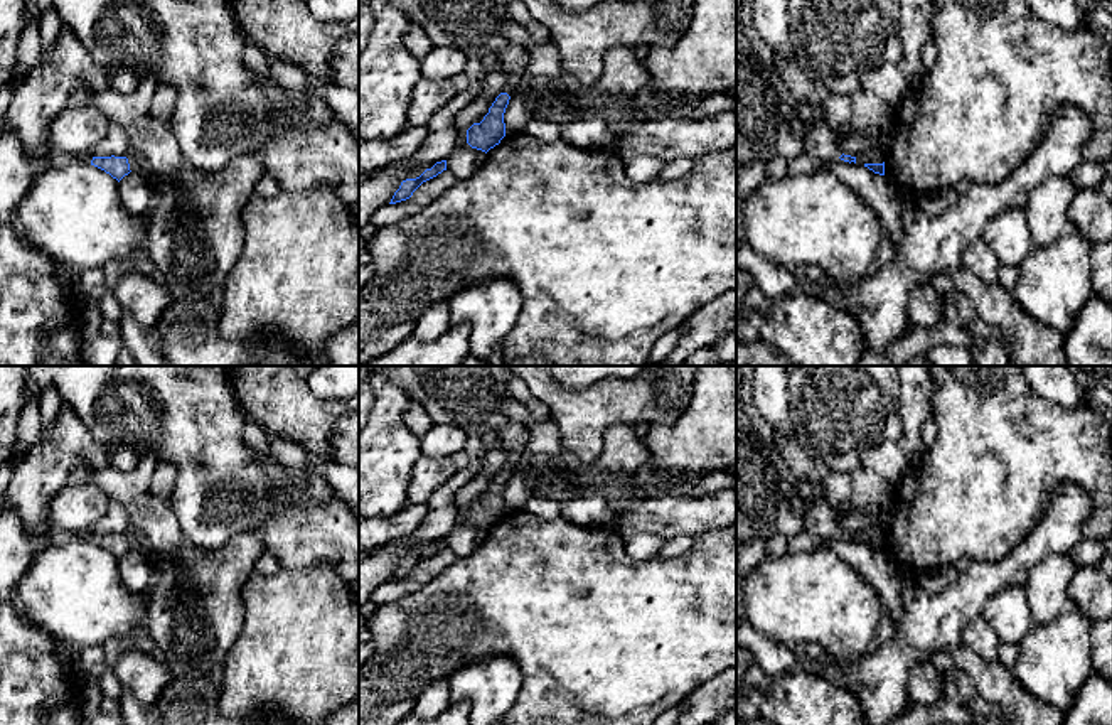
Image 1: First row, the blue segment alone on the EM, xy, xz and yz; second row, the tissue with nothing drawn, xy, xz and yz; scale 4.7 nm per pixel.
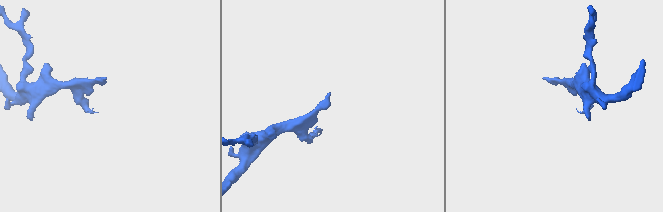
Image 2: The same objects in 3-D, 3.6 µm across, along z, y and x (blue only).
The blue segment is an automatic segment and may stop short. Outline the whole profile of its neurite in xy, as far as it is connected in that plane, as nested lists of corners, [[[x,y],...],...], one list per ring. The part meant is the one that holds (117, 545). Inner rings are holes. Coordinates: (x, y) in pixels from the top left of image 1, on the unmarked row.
[[[93,534],[91,543],[104,548],[118,560],[131,550],[126,534]]]

